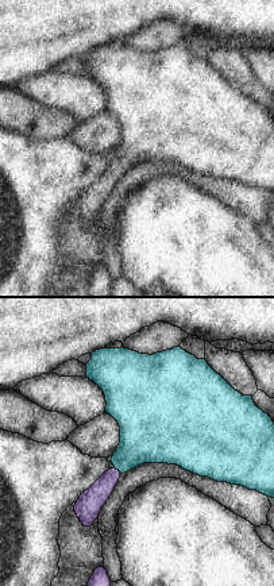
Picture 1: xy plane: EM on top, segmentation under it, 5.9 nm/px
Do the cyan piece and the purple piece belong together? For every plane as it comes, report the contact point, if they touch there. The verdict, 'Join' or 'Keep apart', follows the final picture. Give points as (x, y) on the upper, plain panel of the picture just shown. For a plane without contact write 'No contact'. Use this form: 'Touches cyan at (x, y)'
Touches cyan at (118, 166).

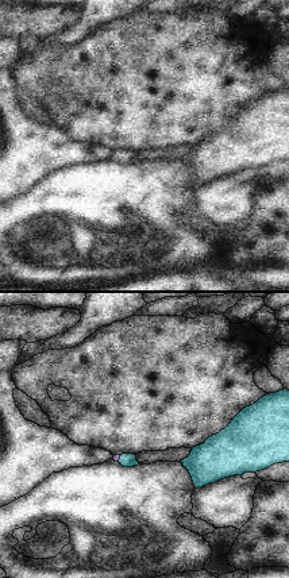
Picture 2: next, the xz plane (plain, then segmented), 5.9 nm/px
Touches cyan at (120, 155).

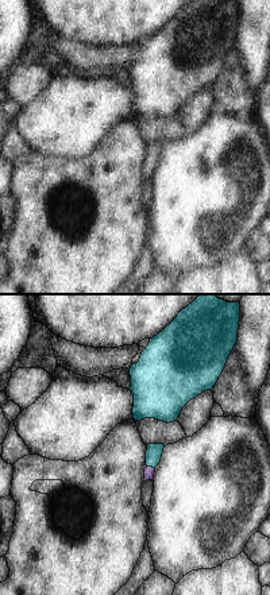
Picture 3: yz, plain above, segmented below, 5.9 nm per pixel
Touches cyan at (151, 163).

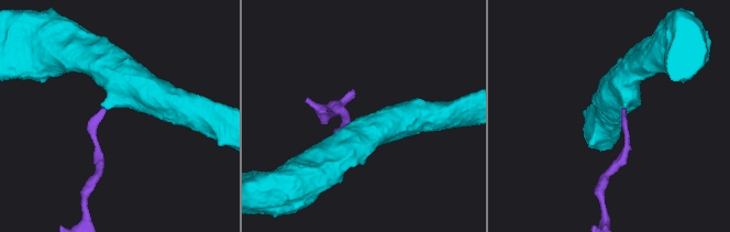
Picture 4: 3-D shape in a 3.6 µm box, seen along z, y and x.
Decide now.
Join.

